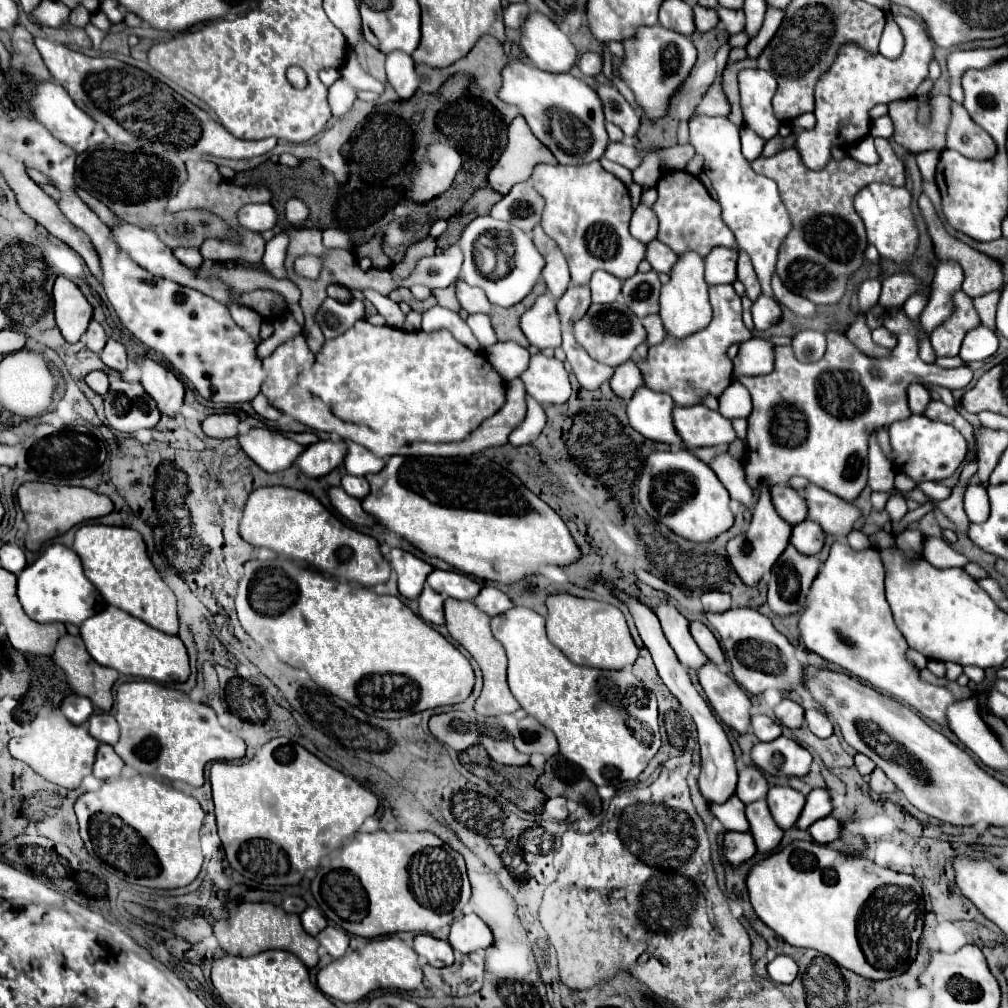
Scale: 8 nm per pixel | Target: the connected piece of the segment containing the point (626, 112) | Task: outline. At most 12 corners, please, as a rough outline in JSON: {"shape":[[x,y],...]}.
{"shape":[[611,84],[597,90],[605,118],[635,136],[641,118]]}

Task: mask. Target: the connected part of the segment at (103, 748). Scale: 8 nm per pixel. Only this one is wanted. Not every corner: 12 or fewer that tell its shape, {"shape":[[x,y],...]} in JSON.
{"shape":[[101,744],[93,764],[93,774],[101,780],[117,778],[123,760],[113,746]]}

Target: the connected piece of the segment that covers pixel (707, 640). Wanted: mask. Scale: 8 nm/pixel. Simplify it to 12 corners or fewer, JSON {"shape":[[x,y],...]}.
{"shape":[[691,622],[691,636],[713,664],[725,654],[703,622]]}

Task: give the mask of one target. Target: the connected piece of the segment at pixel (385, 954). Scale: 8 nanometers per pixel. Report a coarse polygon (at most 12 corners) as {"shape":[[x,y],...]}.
{"shape":[[371,940],[317,974],[319,990],[357,1002],[379,988],[415,990],[417,952]]}

